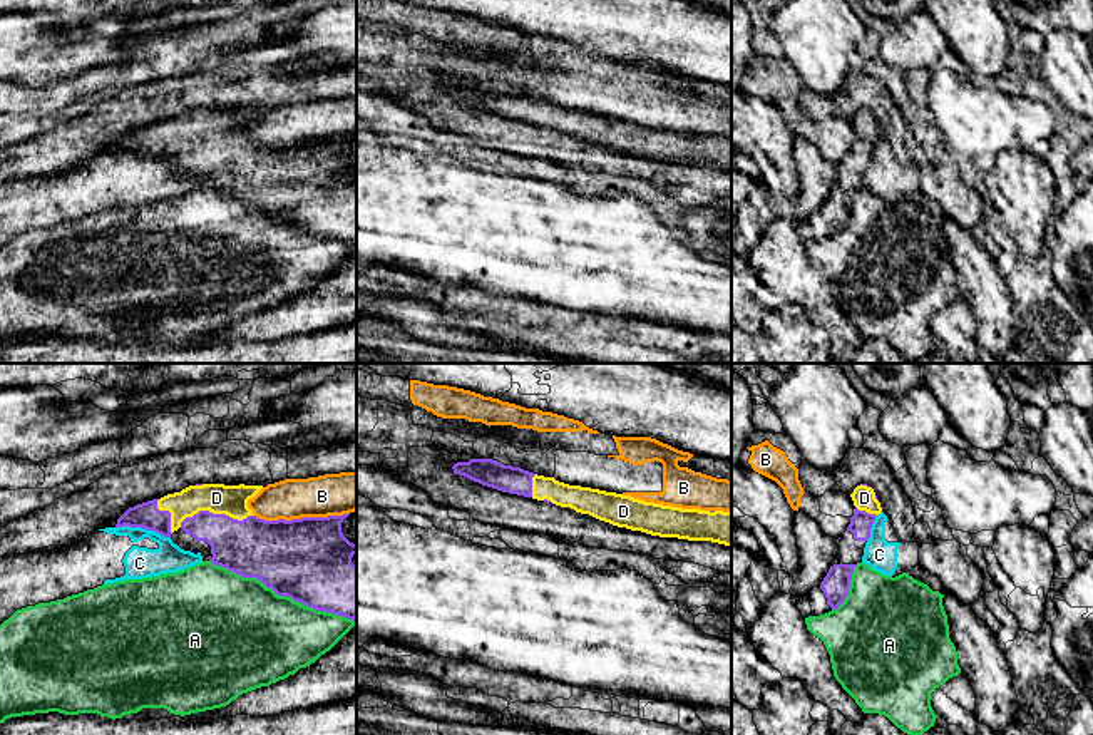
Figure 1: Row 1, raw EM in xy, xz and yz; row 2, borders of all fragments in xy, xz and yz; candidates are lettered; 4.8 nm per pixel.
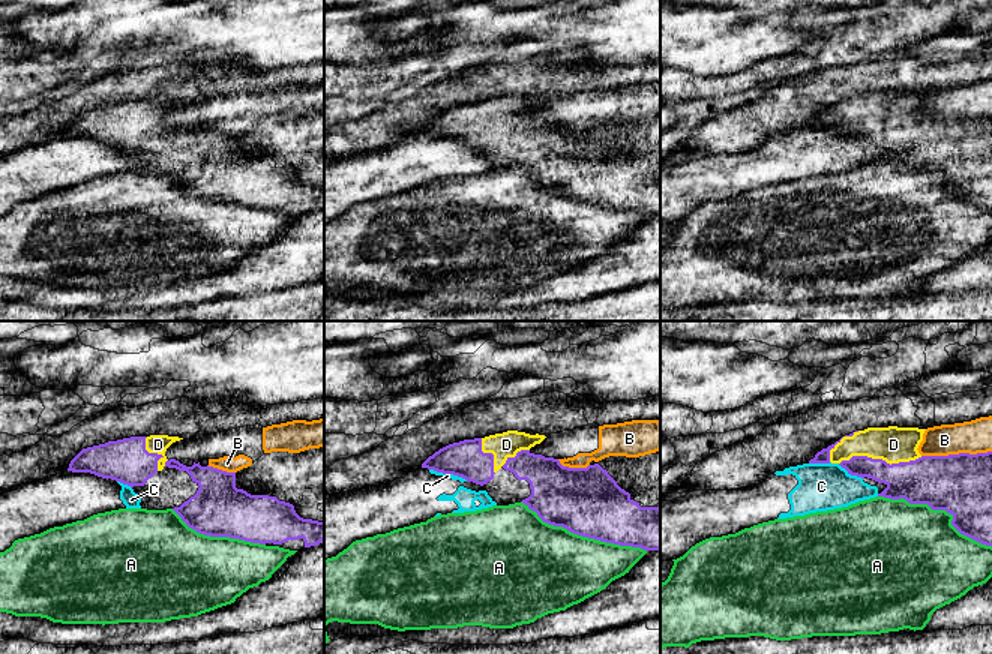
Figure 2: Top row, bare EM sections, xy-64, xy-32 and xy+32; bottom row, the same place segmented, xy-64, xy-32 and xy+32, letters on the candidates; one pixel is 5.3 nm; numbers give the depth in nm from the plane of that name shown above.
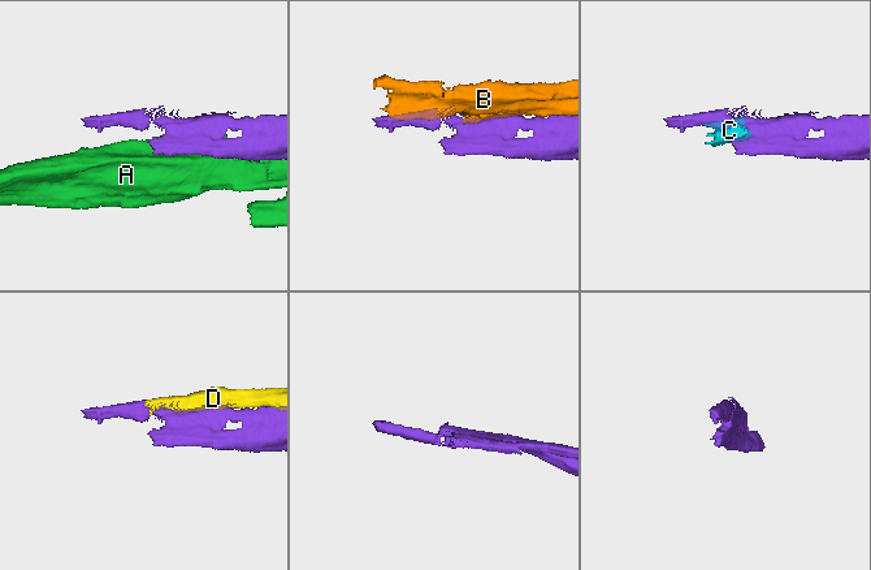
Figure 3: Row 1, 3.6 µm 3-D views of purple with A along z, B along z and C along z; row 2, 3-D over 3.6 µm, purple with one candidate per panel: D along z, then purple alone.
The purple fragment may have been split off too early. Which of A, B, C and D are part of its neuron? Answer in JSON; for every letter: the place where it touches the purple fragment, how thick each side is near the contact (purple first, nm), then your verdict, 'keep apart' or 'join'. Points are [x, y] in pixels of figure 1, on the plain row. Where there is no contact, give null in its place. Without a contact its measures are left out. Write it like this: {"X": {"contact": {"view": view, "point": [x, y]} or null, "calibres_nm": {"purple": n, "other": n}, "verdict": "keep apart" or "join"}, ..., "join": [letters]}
{"A": {"contact": {"view": "xy", "point": [282, 220]}, "calibres_nm": {"purple": 400, "other": 480}, "verdict": "keep apart"}, "B": {"contact": {"view": "xy", "point": [302, 143]}, "calibres_nm": {"purple": 400, "other": 200}, "verdict": "keep apart"}, "C": {"contact": {"view": "xy", "point": [143, 153]}, "calibres_nm": {"purple": 120, "other": 150}, "verdict": "keep apart"}, "D": {"contact": {"view": "xy", "point": [215, 139]}, "calibres_nm": {"purple": 280, "other": 140}, "verdict": "join"}, "join": ["D"]}

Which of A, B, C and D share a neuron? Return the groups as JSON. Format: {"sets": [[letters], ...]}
{"sets": [["A"], ["B"], ["C"], ["D"]]}

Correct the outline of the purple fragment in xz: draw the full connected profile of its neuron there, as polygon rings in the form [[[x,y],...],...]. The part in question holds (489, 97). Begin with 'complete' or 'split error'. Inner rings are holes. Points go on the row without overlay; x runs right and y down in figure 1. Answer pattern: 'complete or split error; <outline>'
split error; [[[492,84],[454,89],[454,99],[482,111],[589,139],[618,152],[659,162],[711,166],[731,171],[731,137],[644,127],[631,121],[569,111]]]

